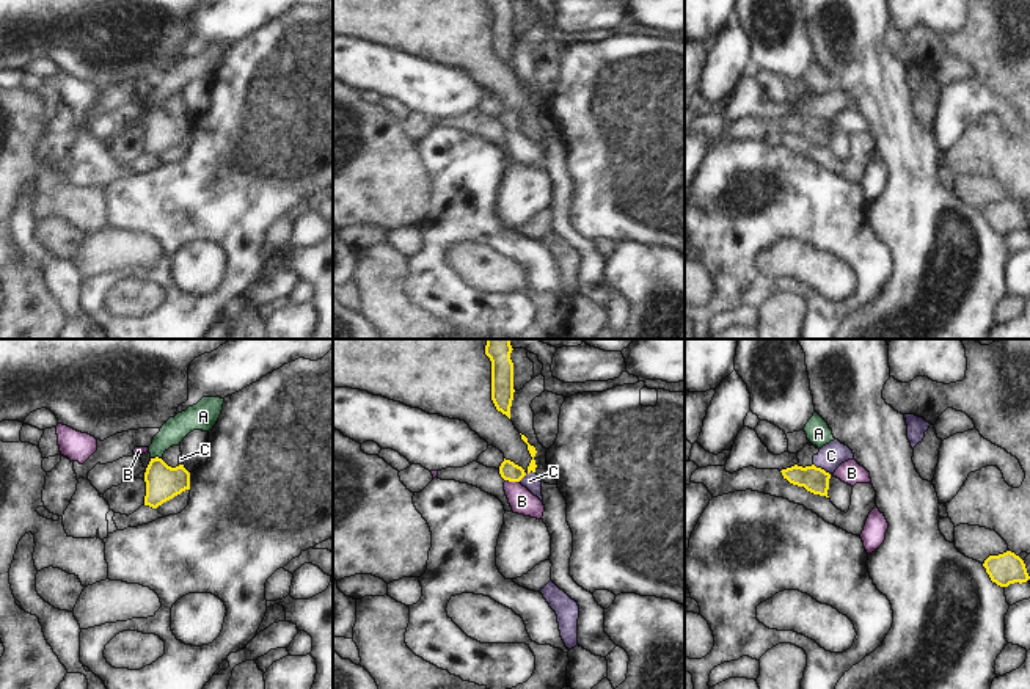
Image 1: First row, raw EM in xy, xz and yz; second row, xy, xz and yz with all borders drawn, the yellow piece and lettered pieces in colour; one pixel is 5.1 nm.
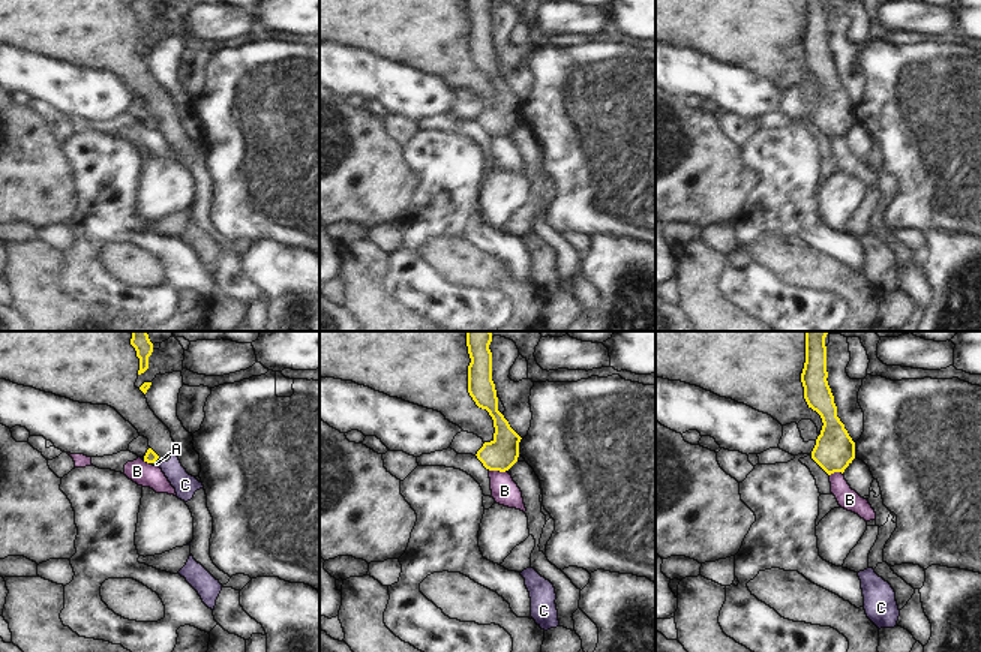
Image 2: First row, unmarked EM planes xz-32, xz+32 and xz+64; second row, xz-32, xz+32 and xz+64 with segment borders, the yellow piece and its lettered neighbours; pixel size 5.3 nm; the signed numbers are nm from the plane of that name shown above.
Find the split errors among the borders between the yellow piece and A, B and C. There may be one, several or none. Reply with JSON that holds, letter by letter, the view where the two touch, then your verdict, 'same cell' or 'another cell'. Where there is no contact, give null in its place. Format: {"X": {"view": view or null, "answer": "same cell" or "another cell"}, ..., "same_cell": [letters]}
{"A": {"view": "xy", "answer": "same cell"}, "B": {"view": "xz", "answer": "another cell"}, "C": {"view": "yz", "answer": "another cell"}, "same_cell": ["A"]}

